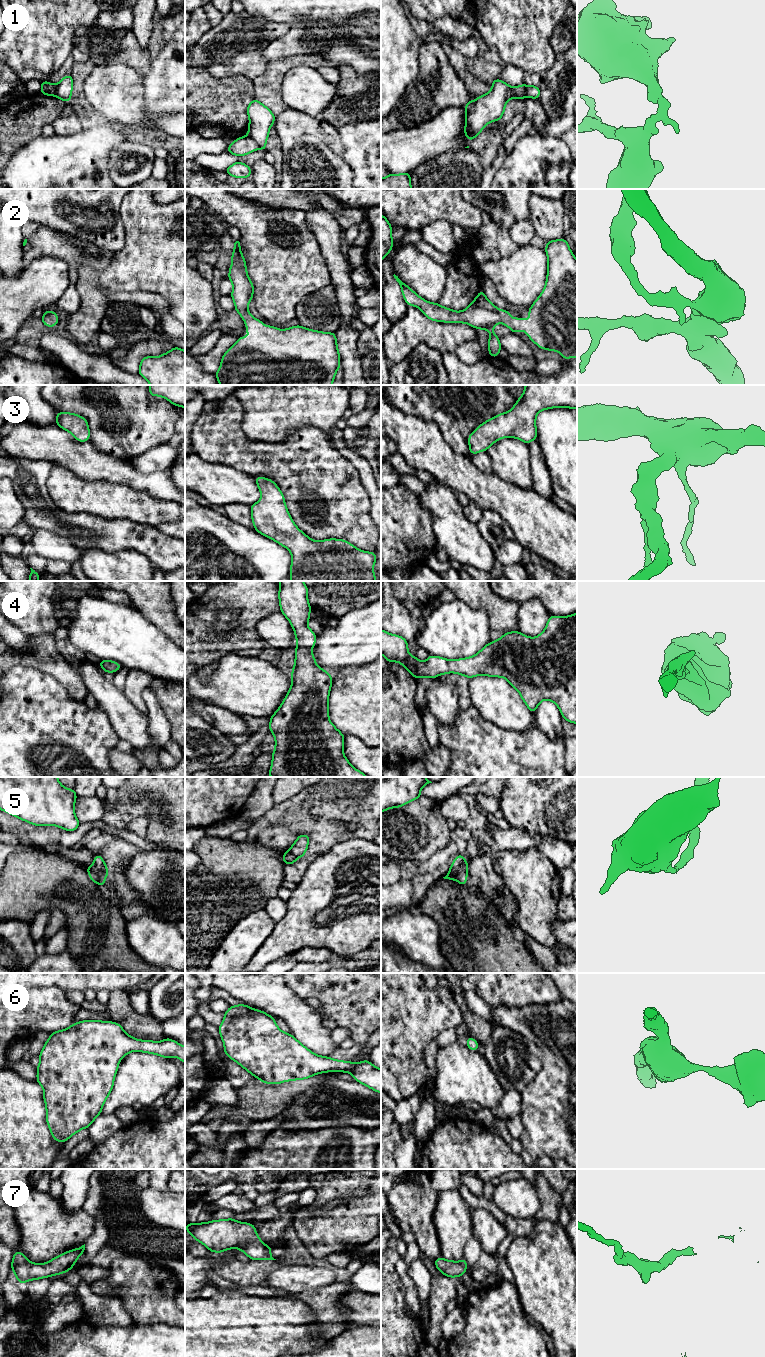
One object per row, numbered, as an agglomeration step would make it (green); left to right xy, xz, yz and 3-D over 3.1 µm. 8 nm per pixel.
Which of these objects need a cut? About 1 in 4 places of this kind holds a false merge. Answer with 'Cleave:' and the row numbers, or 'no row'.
Cleave: 1, 5

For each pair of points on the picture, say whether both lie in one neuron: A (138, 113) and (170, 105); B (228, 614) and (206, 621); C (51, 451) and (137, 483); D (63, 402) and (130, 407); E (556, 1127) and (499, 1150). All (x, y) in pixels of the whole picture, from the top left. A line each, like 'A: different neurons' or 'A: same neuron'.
A: different neurons
B: different neurons
C: same neuron
D: same neuron
E: different neurons

